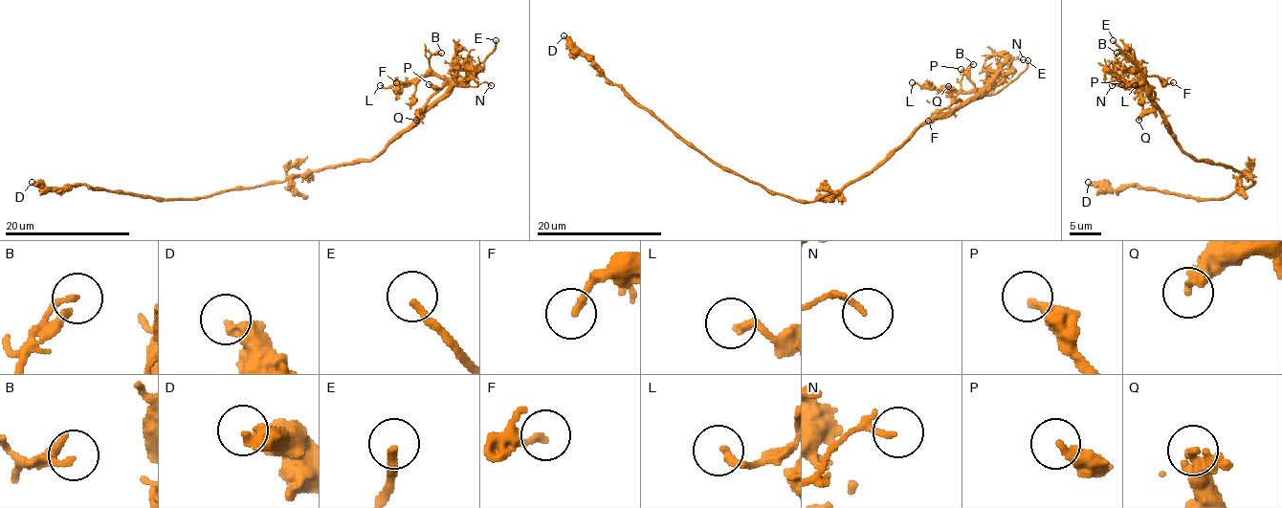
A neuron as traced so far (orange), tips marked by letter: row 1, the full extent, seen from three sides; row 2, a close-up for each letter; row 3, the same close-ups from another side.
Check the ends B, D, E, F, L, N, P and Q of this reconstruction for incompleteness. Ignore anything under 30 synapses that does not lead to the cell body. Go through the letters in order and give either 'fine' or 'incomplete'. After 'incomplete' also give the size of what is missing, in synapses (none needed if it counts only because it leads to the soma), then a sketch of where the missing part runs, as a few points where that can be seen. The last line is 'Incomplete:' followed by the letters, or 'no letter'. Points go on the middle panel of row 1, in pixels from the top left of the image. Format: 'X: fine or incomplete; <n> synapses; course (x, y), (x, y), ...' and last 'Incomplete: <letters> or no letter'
B: fine
D: fine
E: incomplete
F: fine
L: fine
N: fine
P: fine
Q: fine
Incomplete: E

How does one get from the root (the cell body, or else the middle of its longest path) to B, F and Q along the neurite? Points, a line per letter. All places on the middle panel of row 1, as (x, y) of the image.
B: (810, 201), (870, 175), (919, 126), (970, 101), (975, 90), (963, 90), (961, 79), (973, 64)
F: (810, 201), (870, 175), (919, 126), (943, 117), (959, 101), (970, 101), (975, 90), (959, 94), (928, 121)
Q: (810, 201), (840, 192), (870, 175), (921, 124), (945, 117), (958, 104), (948, 86)

